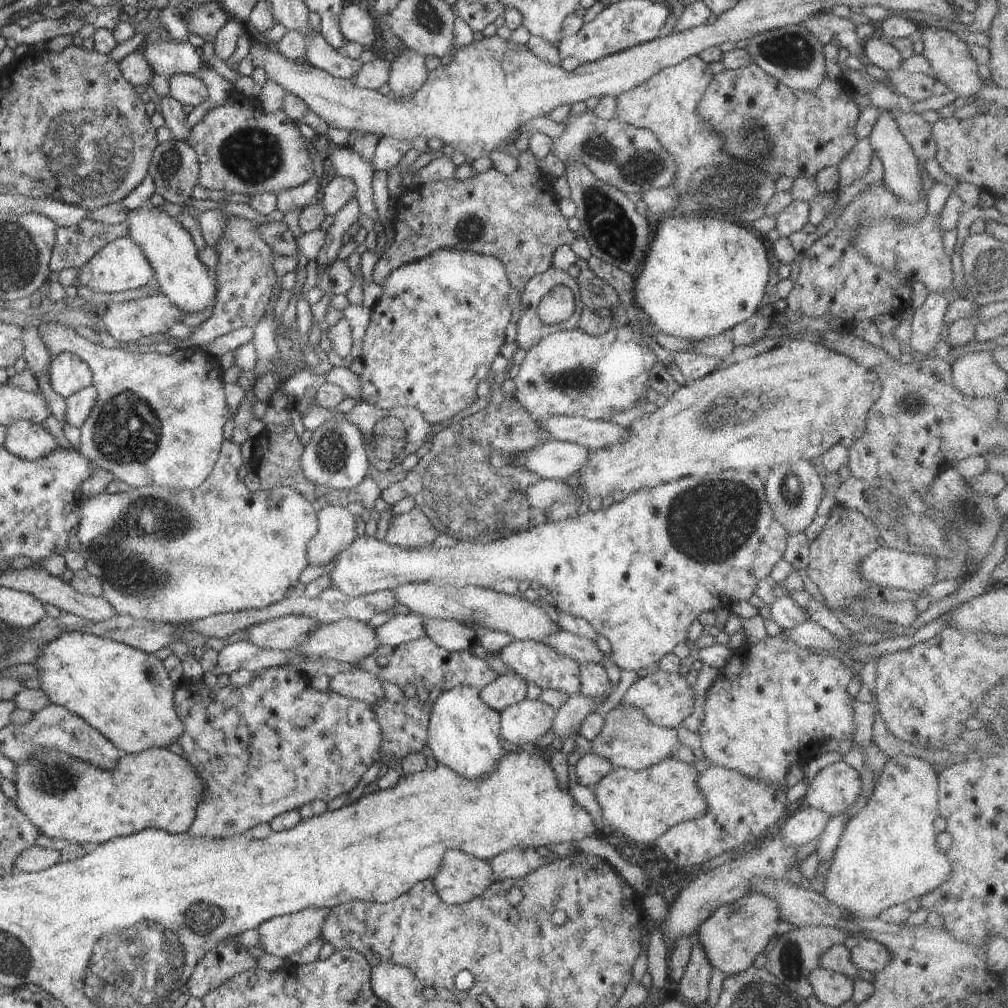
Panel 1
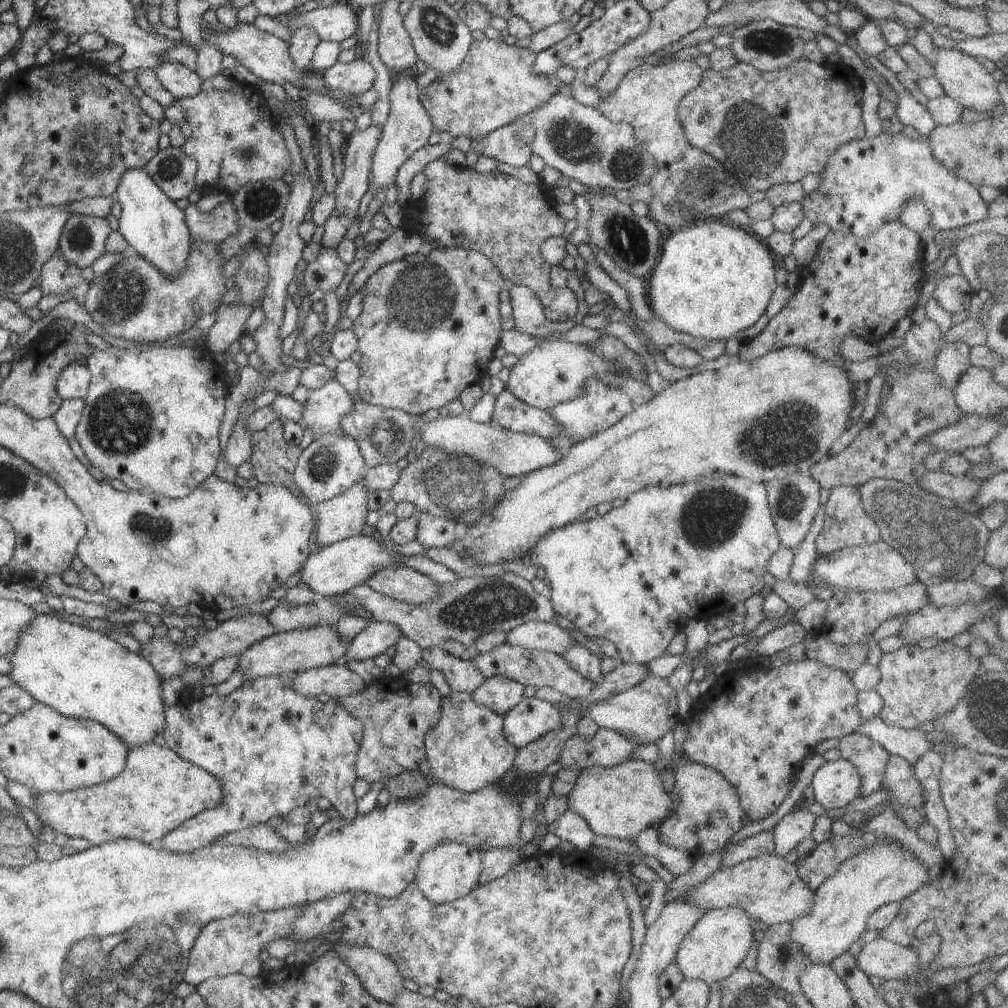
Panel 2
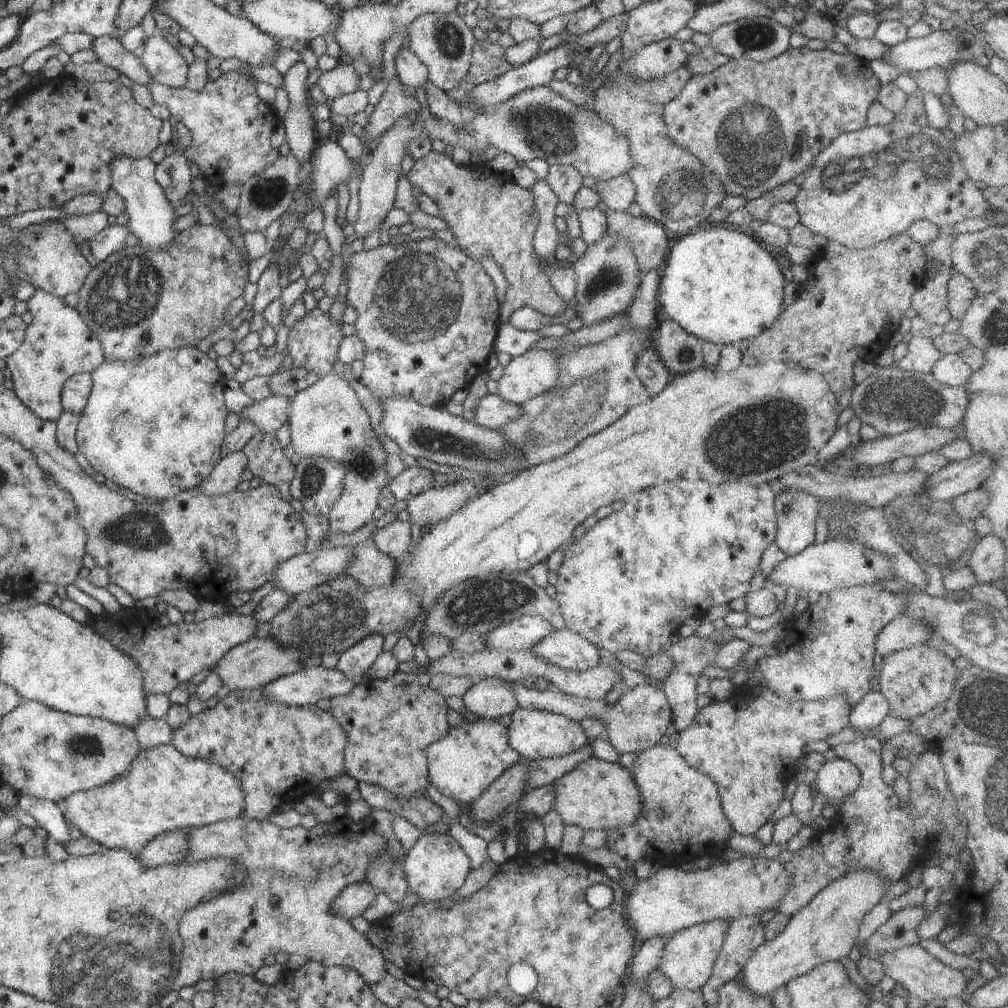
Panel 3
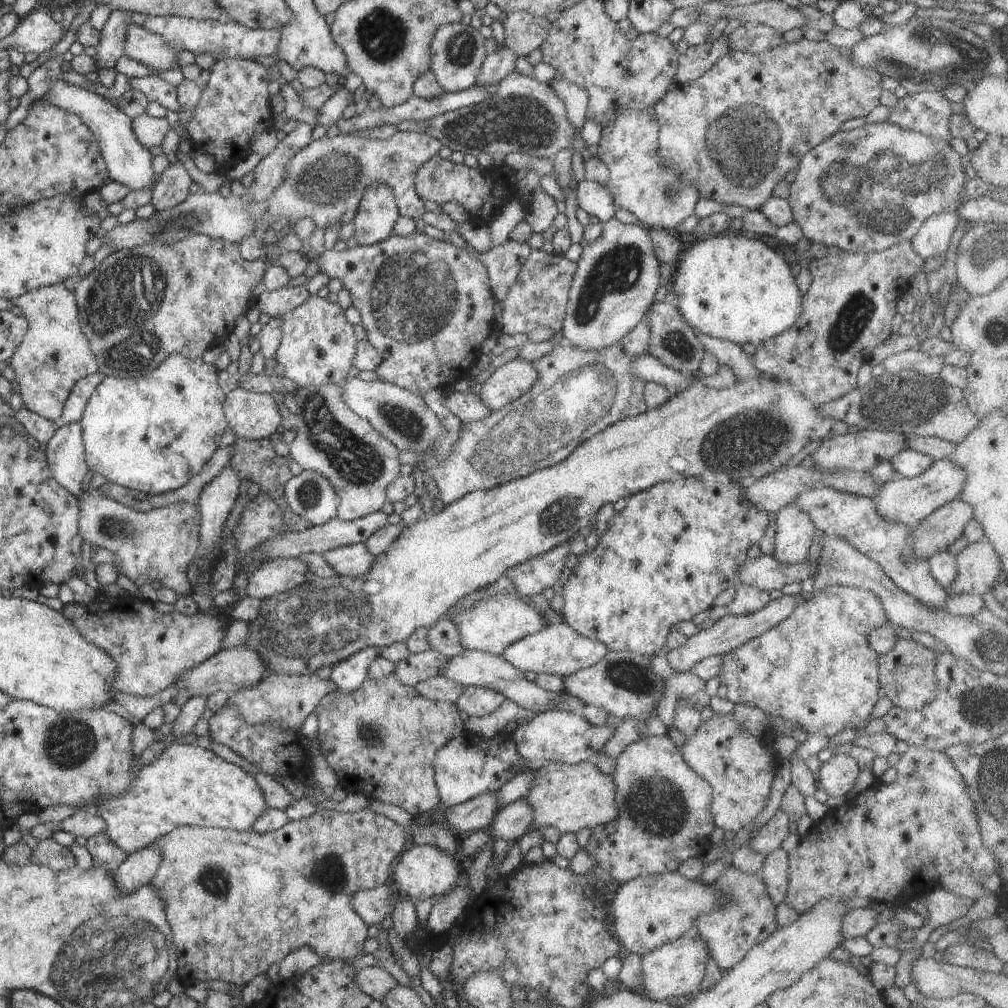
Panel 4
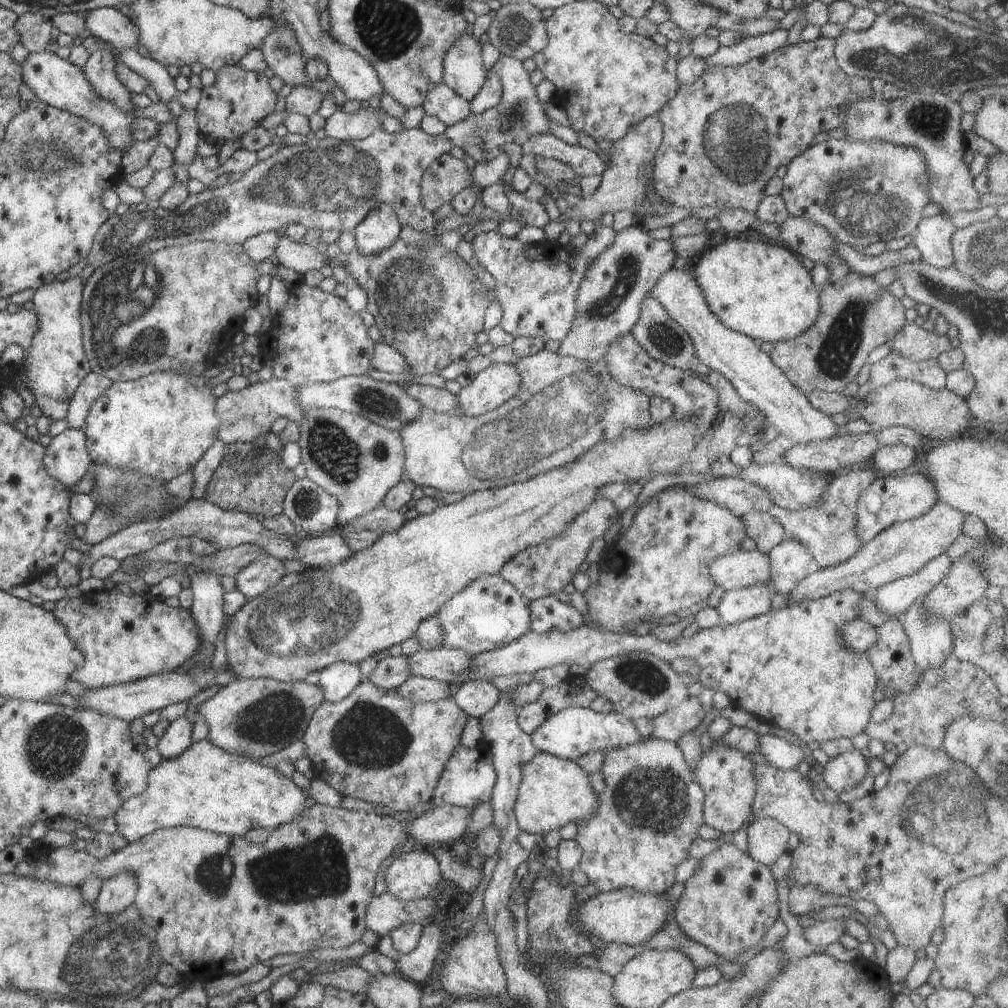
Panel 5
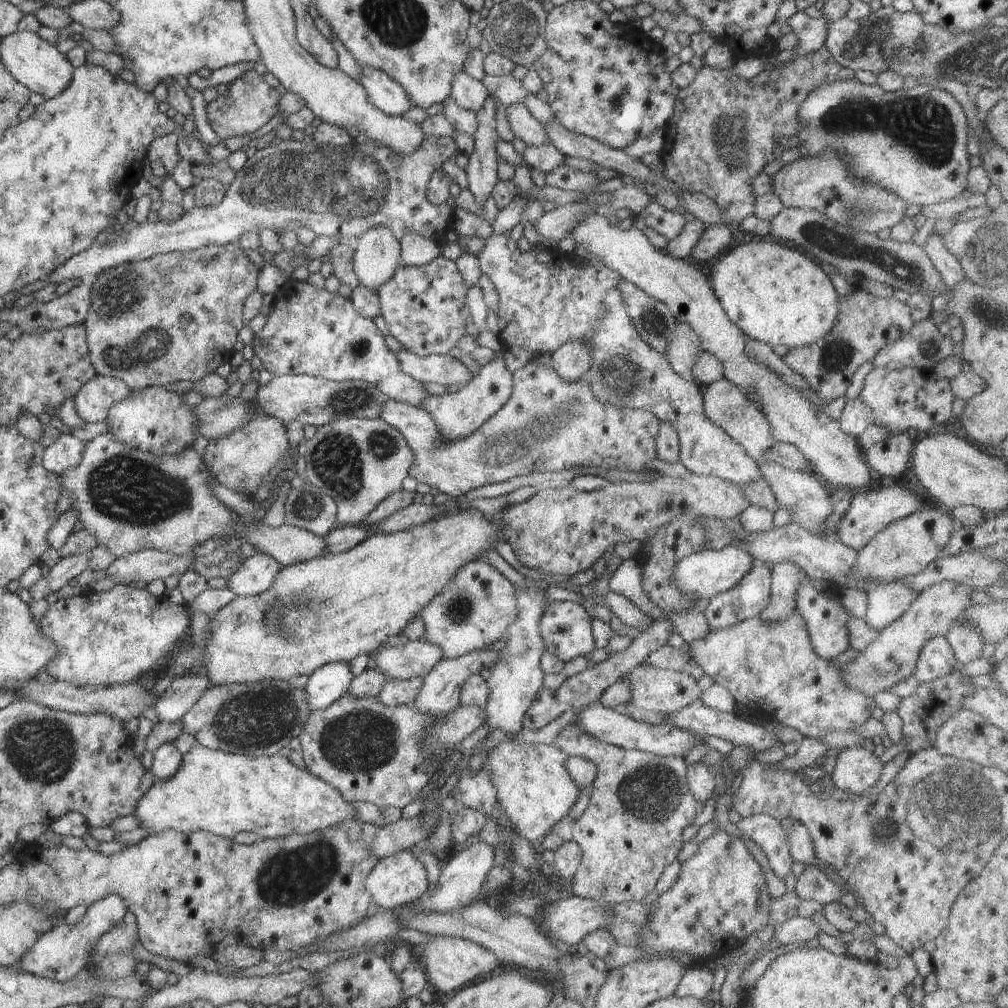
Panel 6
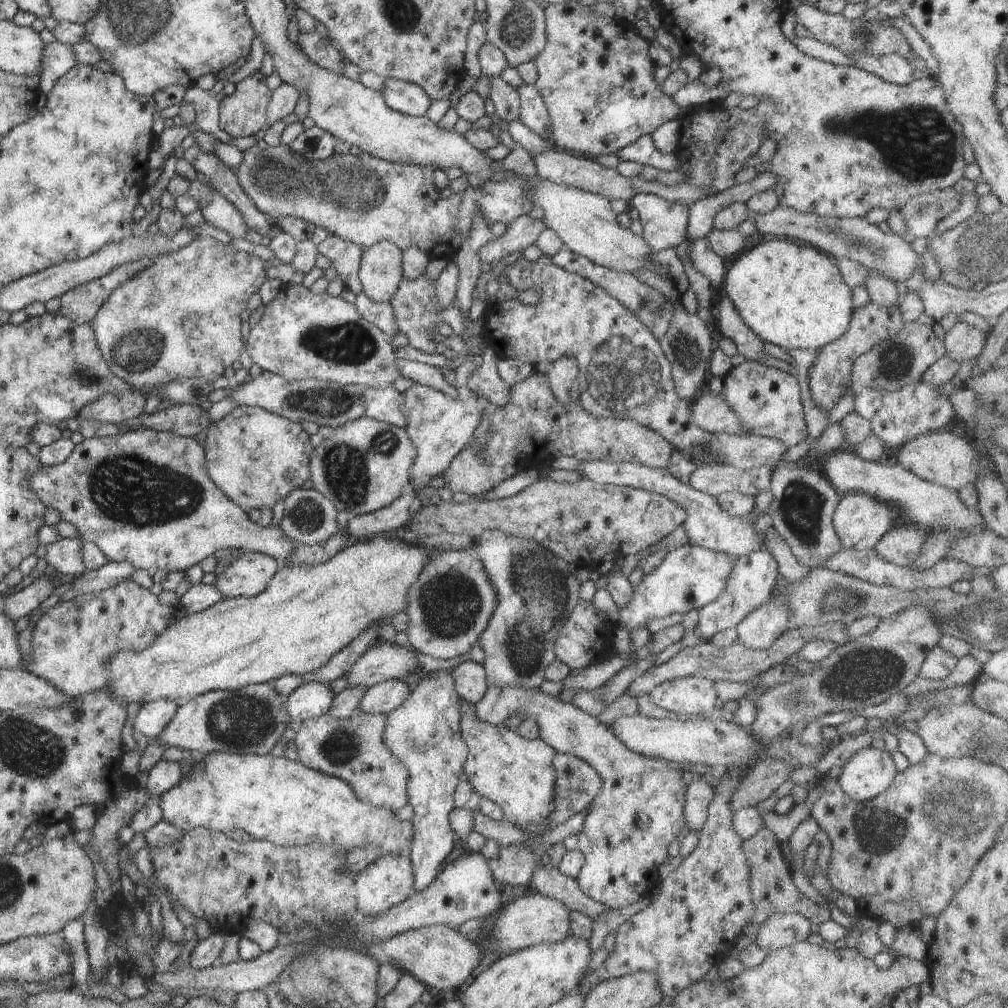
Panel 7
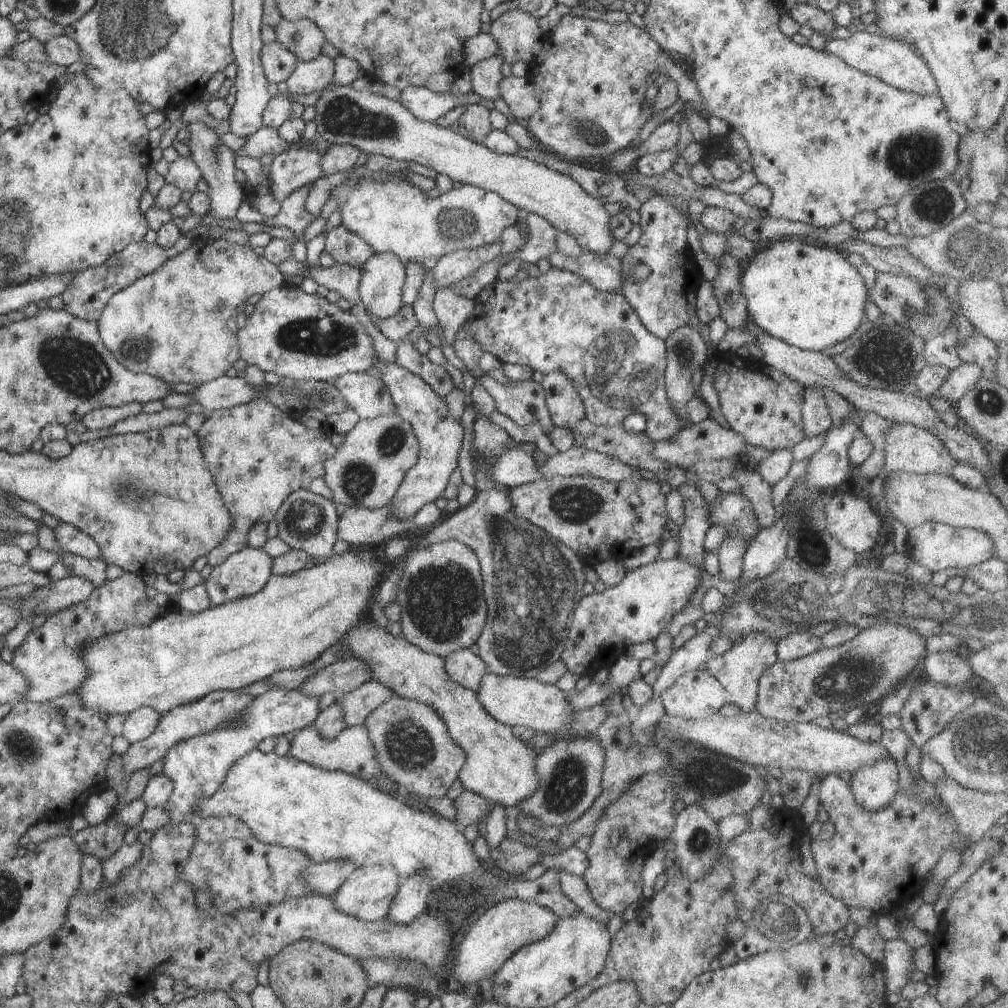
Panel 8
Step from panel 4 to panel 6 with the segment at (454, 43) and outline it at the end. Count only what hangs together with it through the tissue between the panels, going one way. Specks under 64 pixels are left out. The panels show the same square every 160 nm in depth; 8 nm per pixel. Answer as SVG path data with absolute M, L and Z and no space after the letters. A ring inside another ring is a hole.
M463 70L454 74L451 97L461 109L474 111L477 114L477 110L489 96L488 89L482 81L466 74Z

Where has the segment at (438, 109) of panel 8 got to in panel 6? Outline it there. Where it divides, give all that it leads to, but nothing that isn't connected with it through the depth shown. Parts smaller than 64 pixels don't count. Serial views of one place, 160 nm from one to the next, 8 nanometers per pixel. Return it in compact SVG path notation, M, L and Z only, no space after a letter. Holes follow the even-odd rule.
M360 67L358 82L365 88L370 104L387 115L402 116L413 104L404 87L381 70Z

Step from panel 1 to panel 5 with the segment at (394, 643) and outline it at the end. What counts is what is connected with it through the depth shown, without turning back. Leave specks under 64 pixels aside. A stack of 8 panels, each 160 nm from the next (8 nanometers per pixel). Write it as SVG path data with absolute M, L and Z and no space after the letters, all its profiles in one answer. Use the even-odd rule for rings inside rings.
M342 661L321 670L319 685L323 688L324 698L337 703L350 696L363 679L359 663Z

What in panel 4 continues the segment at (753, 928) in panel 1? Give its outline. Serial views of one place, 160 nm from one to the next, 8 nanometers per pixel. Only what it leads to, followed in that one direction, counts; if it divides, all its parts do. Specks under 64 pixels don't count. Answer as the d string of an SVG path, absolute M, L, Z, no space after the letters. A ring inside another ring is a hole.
M699 934L694 937L682 935L674 942L663 944L645 955L641 955L643 995L653 1001L665 1002L668 998L697 993L701 990L700 985L710 956L709 946L705 944Z

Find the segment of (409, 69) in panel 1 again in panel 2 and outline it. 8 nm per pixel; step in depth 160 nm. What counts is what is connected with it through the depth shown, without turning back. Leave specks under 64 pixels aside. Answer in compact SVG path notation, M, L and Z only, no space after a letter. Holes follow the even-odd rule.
M415 74L393 75L392 90L390 90L389 95L390 112L384 126L381 128L381 138L376 144L372 163L370 164L370 176L368 176L368 189L374 195L380 191L386 192L388 188L395 185L400 166L416 150L428 145L429 138L435 130L430 114L420 103L420 93L415 80Z

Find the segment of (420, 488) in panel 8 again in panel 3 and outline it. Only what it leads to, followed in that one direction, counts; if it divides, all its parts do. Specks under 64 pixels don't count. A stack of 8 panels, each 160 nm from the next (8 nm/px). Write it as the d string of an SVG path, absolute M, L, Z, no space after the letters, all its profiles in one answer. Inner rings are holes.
M533 349L523 356L512 358L508 365L504 366L504 376L498 380L496 395L510 404L522 406L524 402L552 390L558 384L558 358L554 352Z

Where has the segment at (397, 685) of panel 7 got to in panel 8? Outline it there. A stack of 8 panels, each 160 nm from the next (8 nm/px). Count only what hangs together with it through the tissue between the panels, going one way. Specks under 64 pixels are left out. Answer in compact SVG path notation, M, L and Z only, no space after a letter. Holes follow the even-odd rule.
M370 680L356 690L341 695L336 703L342 707L346 727L364 725L370 714L393 695L393 690L381 682Z

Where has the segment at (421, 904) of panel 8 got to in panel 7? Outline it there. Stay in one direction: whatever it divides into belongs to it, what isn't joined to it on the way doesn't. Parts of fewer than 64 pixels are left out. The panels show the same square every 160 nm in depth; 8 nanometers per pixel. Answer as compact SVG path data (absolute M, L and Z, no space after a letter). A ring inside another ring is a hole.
M440 669L427 673L422 682L413 687L408 698L396 710L389 712L385 724L384 740L389 751L406 767L408 771L407 793L409 803L414 809L412 818L413 839L410 844L409 859L412 863L414 877L414 891L430 886L436 880L438 870L442 868L444 860L450 852L455 852L455 832L449 821L450 811L455 807L453 794L460 782L468 758L468 747L461 737L461 710L458 693L452 670Z

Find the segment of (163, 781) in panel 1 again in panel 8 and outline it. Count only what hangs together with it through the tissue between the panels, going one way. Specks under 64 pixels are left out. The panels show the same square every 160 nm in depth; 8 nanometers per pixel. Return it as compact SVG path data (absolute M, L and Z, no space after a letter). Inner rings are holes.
M257 748L251 750L248 754L241 756L232 766L230 766L228 772L226 773L224 782L222 786L211 796L206 798L201 798L201 801L197 802L195 806L195 814L198 815L197 820L200 819L210 819L212 817L223 817L230 815L240 819L250 830L253 832L253 836L256 837L260 842L269 845L280 845L287 849L301 850L305 855L311 858L312 863L323 863L331 860L344 860L352 861L357 868L358 867L369 867L369 866L386 866L392 865L396 872L399 874L399 878L409 877L412 873L417 873L418 871L424 871L427 877L430 879L431 890L436 888L441 888L447 890L450 884L454 882L470 882L472 884L472 889L474 890L474 896L476 898L476 905L474 910L478 907L488 908L492 904L496 904L499 899L520 899L525 901L530 901L544 908L550 909L557 917L564 919L566 917L574 917L578 912L579 908L561 891L561 884L559 883L559 874L557 869L546 869L536 880L522 880L521 878L510 879L510 882L505 882L492 874L485 872L485 869L480 864L478 857L474 855L472 850L472 844L466 840L462 833L462 829L454 821L448 820L447 818L439 818L439 816L430 816L430 814L425 814L412 808L408 807L403 800L395 799L382 791L379 791L376 787L369 785L367 782L356 778L355 776L346 774L342 771L327 771L321 768L316 768L315 766L306 764L305 762L299 761L293 756L281 757L276 755L276 753L261 753Z

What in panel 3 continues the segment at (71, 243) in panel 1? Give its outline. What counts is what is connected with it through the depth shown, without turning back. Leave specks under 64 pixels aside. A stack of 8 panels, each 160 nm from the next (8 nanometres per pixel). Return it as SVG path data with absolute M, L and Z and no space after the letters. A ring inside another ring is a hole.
M101 211L79 216L66 215L61 217L60 222L68 228L68 232L72 232L76 244L80 246L80 244L90 243L98 232L109 227L108 216L106 212Z

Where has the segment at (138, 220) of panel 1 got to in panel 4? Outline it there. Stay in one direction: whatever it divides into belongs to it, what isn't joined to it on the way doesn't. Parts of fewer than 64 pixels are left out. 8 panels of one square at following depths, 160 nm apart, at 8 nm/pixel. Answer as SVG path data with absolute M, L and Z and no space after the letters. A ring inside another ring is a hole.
M61 76L51 82L50 86L51 90L44 97L48 97L54 106L60 107L66 112L77 114L94 133L101 155L104 157L110 180L127 186L130 191L141 191L156 184L158 174L153 169L153 156L138 142L131 127L132 118L102 96L62 82Z

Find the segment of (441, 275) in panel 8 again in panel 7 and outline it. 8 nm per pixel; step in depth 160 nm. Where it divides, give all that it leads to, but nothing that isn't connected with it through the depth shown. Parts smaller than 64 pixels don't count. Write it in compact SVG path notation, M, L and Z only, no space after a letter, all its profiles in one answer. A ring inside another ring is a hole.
M520 215L508 225L507 231L494 242L486 243L478 252L480 260L492 264L515 250L525 250L548 228L544 219Z

